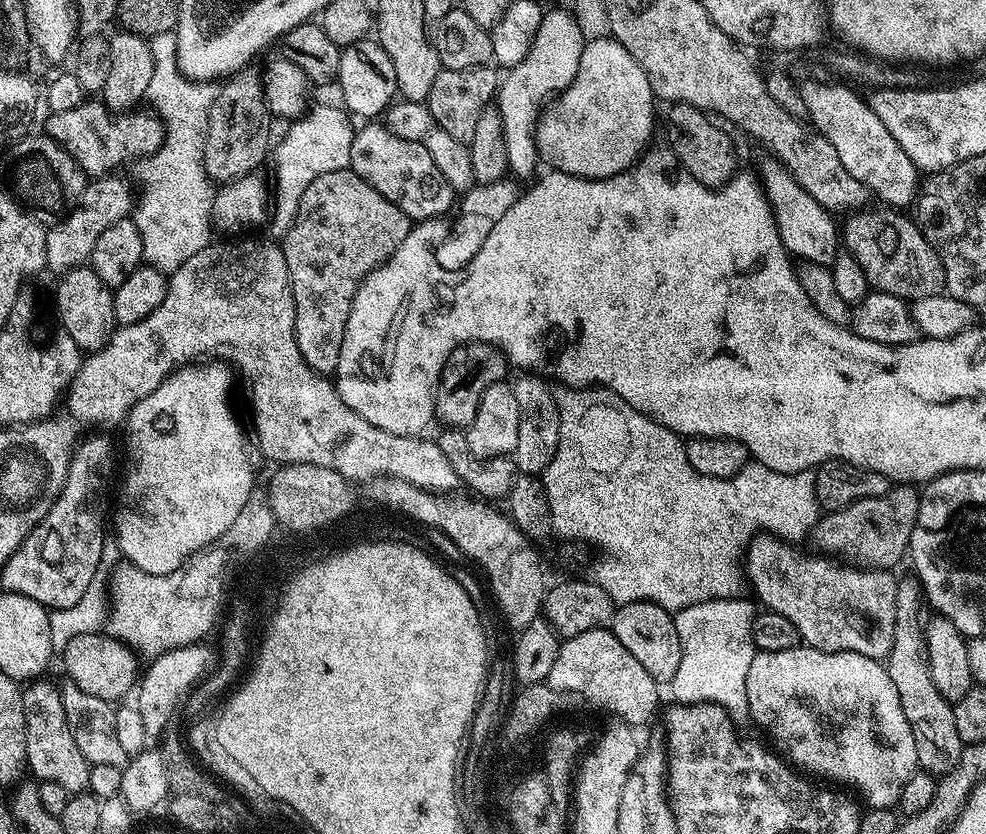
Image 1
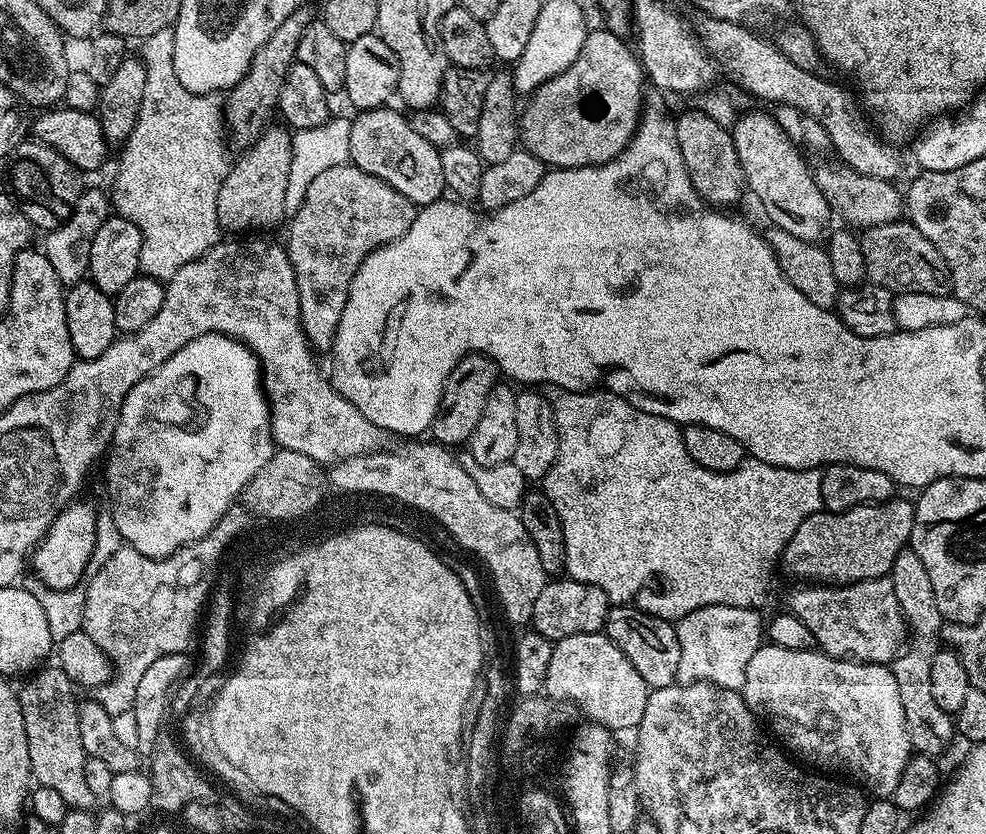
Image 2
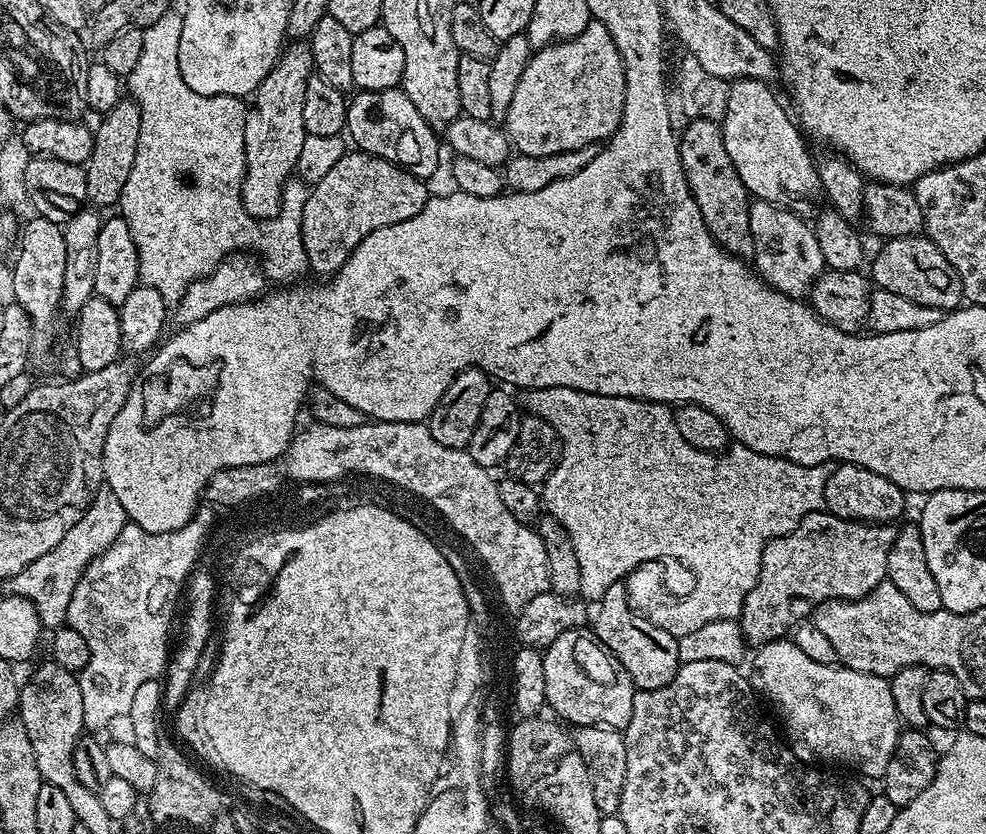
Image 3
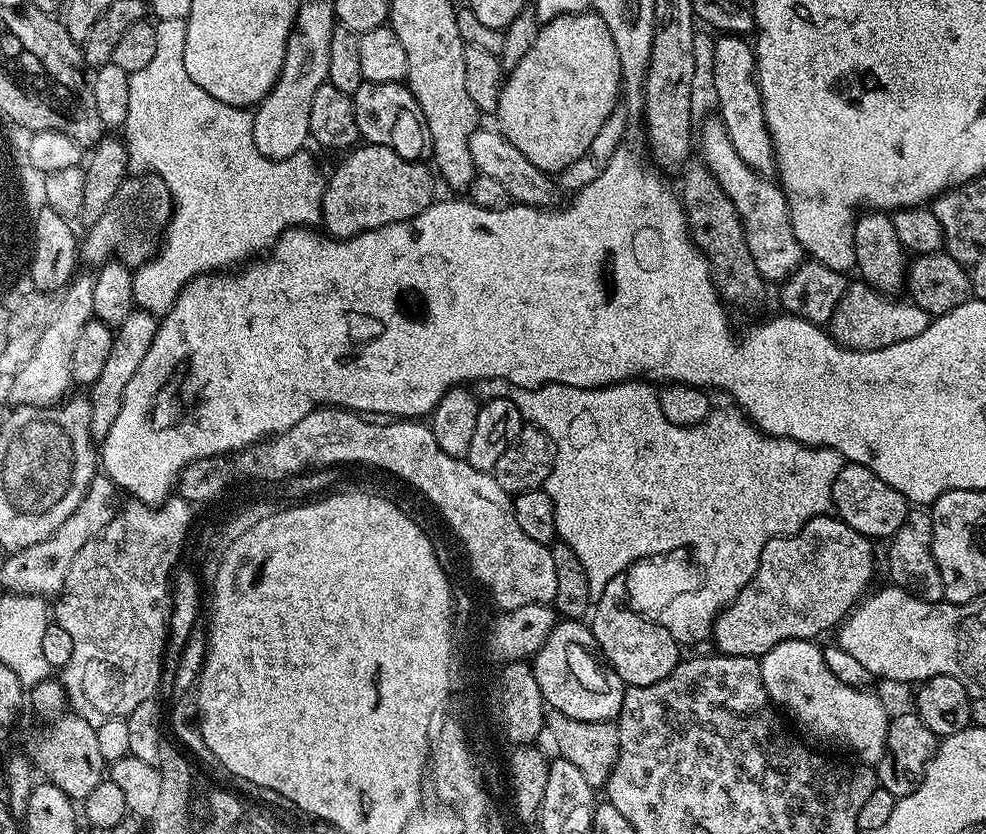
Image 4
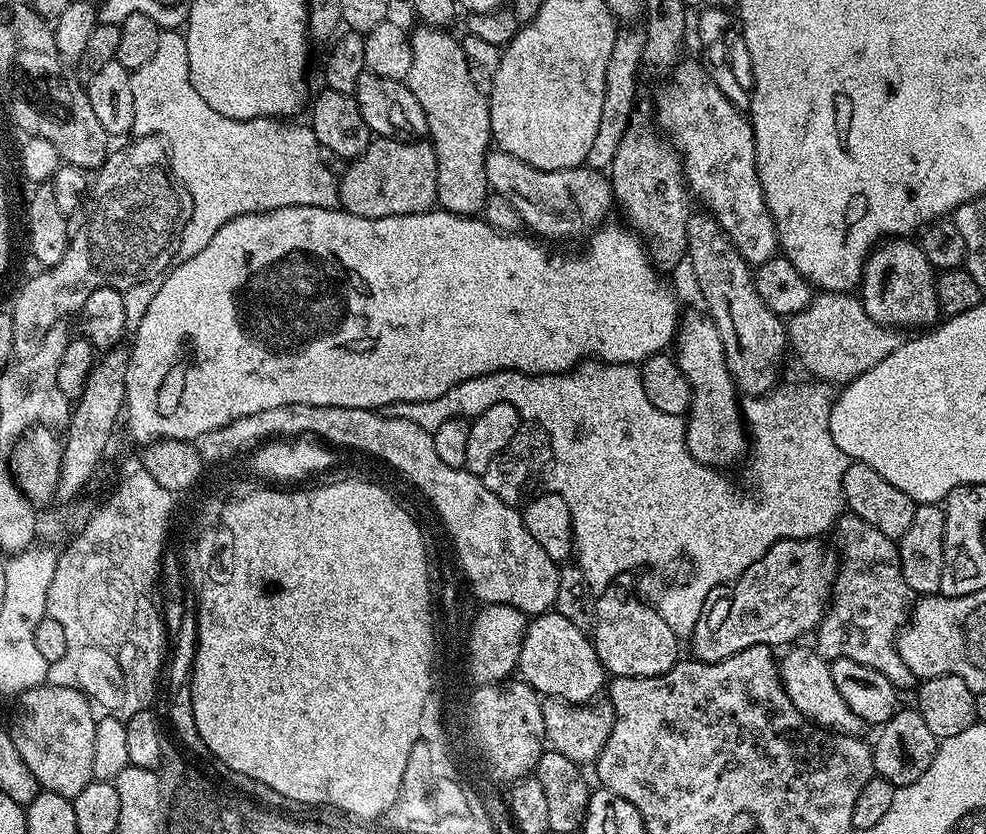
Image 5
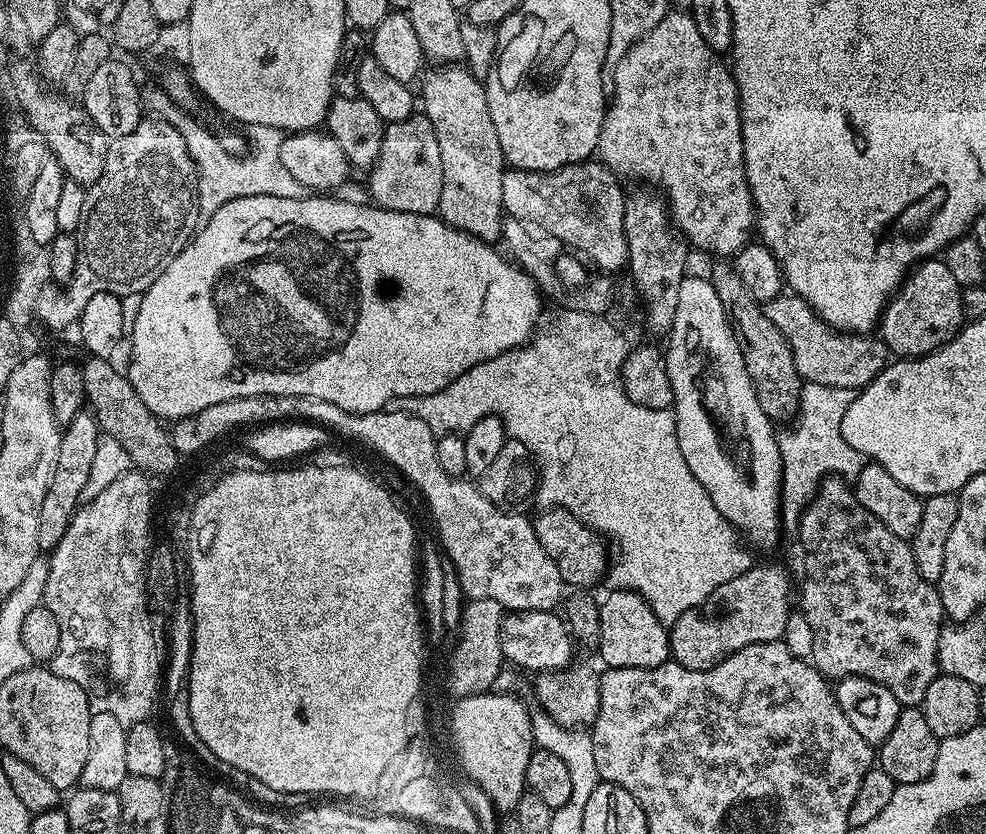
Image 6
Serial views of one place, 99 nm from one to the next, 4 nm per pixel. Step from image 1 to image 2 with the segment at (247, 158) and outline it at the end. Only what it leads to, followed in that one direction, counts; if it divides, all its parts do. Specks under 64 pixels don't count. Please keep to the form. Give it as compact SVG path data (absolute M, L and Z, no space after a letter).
M305 6L294 10L294 14L290 14L290 18L286 18L286 22L282 22L282 26L278 26L278 30L270 34L270 38L266 38L266 42L252 59L246 74L227 93L224 101L224 122L231 143L236 143L240 147L238 149L249 149L269 127L268 119L271 118L272 112L274 116L280 103L282 82L286 82L290 66L297 63L296 51L306 30L312 25L314 13L310 8Z

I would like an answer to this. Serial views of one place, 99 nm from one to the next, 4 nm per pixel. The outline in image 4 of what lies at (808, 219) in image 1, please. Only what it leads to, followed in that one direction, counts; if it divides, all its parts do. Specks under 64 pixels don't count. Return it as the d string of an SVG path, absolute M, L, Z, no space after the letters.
M720 34L715 37L713 46L714 83L718 90L718 119L726 126L734 150L746 166L755 172L772 174L776 172L776 151L766 126L763 100L760 97L760 85L756 79L756 54L751 43L736 34Z

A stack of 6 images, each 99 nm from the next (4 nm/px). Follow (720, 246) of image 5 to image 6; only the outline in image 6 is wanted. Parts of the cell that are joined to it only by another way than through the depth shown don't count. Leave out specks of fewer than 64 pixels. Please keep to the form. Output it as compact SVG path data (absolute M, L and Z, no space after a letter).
M716 262L712 272L710 271L710 279L722 302L722 310L726 310L726 318L734 330L734 338L738 338L738 350L742 350L746 374L750 374L754 394L758 394L758 406L766 410L773 422L791 421L800 408L802 381L782 330L778 330L778 326L774 326L770 318L766 318L761 301L753 298L752 291L744 285L742 278L738 278L731 263Z

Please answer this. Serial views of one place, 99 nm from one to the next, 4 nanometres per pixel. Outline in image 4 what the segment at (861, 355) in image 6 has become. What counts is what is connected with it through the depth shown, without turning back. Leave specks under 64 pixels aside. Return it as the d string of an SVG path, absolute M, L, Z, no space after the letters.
M852 282L848 285L848 290L845 292L843 298L838 302L838 306L834 310L832 319L830 321L830 335L832 339L836 340L844 348L853 348L861 352L862 350L882 350L886 346L894 346L894 342L906 342L906 338L915 338L916 335L922 334L922 330L926 330L926 326L932 323L934 317L924 309L920 309L911 299L904 298L904 300L896 300L900 298L893 298L891 295L878 292L875 288L870 287L863 282Z

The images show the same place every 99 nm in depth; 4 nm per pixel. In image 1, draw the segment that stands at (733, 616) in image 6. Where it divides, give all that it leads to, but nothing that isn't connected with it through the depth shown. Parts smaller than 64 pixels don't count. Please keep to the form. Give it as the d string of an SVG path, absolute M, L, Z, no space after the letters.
M896 484L878 498L862 498L842 510L821 515L814 529L815 547L833 553L841 552L836 554L861 568L889 570L903 556L905 559L919 505L920 492L913 485Z

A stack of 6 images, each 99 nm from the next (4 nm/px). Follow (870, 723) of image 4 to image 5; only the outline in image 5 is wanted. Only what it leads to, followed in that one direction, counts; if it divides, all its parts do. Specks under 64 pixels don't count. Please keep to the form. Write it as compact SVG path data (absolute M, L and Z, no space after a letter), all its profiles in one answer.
M793 647L791 650L788 650L788 651L793 650L793 652L786 653L784 656L784 660L782 656L782 659L779 661L778 664L778 667L780 669L780 681L782 681L782 683L784 684L784 689L786 690L786 694L790 698L790 702L794 702L794 706L796 707L796 709L799 710L800 713L803 714L806 719L811 720L813 724L819 727L829 729L833 732L841 733L845 736L860 736L862 732L862 730L860 730L860 728L862 729L862 722L858 718L858 714L854 714L854 710L850 710L850 706L846 706L846 698L842 698L842 694L838 694L838 690L834 686L834 678L832 677L832 670L829 661L825 660L824 657L821 656L819 652L813 650L811 647L808 647L809 649L808 648L795 649L795 648L796 647Z

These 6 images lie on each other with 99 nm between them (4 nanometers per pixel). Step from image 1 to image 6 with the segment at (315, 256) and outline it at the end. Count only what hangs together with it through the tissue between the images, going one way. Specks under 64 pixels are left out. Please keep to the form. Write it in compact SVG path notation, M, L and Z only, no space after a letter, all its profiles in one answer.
M413 114L402 122L388 124L382 138L382 150L378 150L378 158L367 176L366 191L375 207L423 216L433 215L439 209L442 198L442 154L438 150L438 137L434 134L434 126L430 126L428 117Z

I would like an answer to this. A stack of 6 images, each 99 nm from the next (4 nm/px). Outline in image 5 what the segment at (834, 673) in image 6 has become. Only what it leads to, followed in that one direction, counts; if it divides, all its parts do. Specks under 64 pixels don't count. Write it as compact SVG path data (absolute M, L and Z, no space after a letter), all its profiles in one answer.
M851 514L841 515L834 525L835 532L834 548L838 553L836 581L832 584L832 598L828 610L820 620L820 627L814 633L815 651L829 662L842 658L862 662L862 666L870 666L870 670L878 670L878 674L886 674L888 681L897 690L904 690L914 683L914 677L910 666L902 662L900 652L896 649L896 638L914 607L914 594L910 586L906 586L906 578L902 576L900 549L897 541L882 534L882 530L874 530L870 522Z

